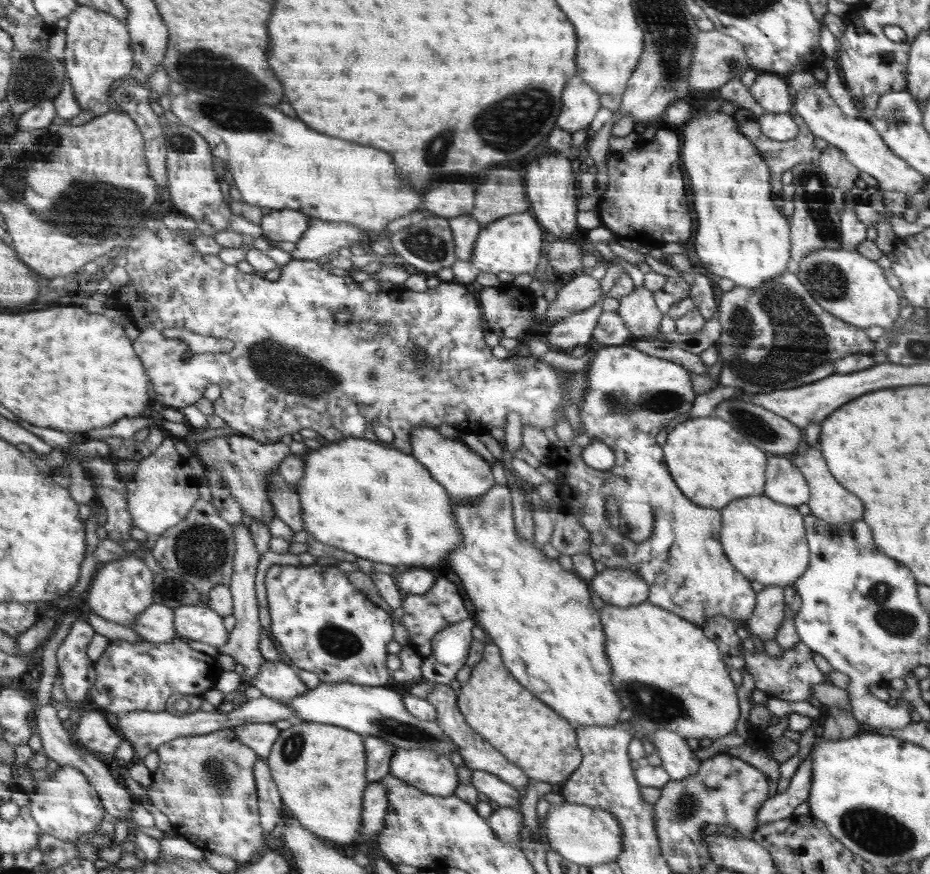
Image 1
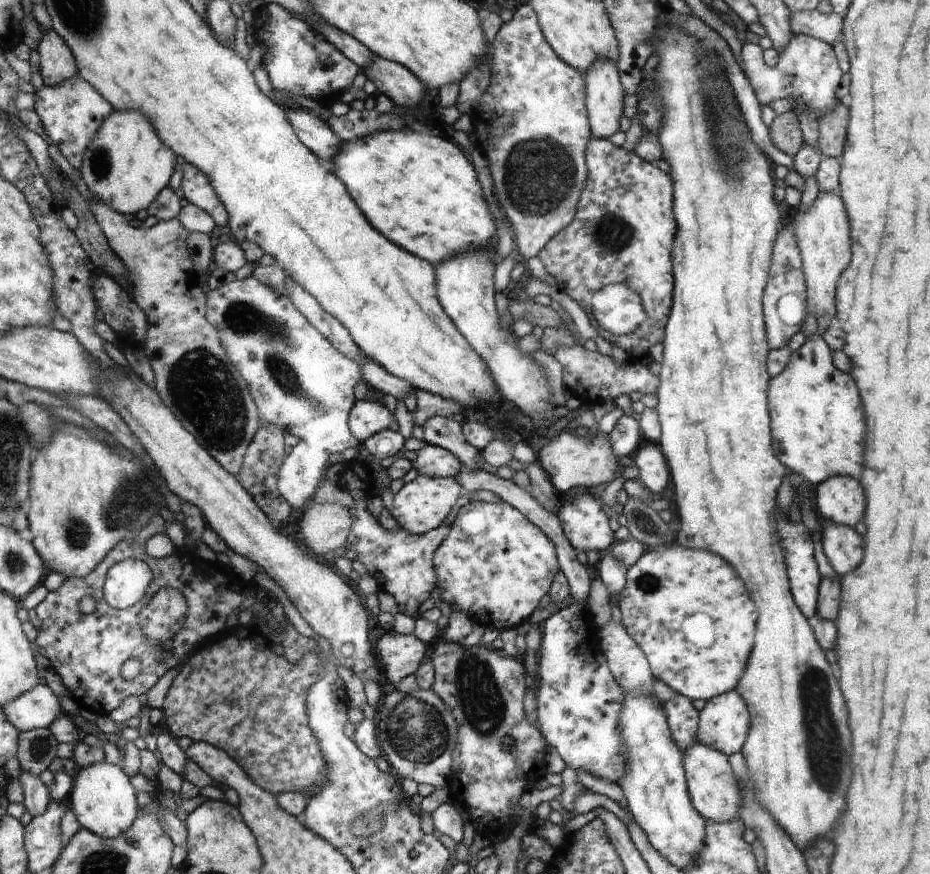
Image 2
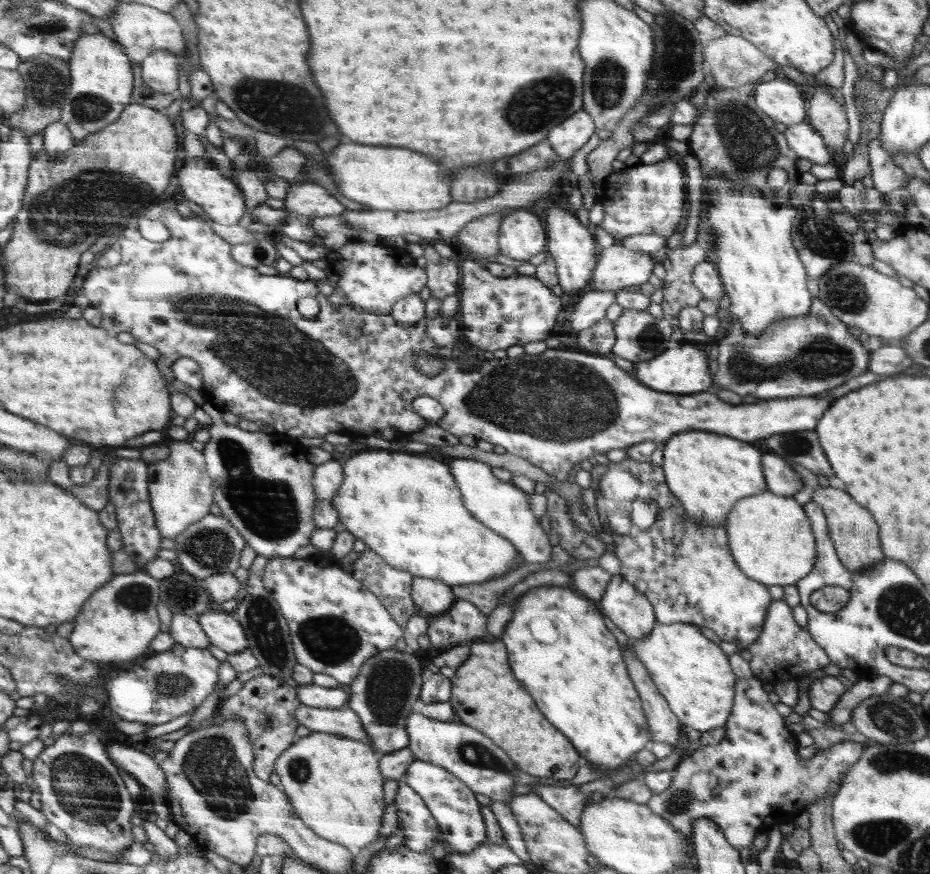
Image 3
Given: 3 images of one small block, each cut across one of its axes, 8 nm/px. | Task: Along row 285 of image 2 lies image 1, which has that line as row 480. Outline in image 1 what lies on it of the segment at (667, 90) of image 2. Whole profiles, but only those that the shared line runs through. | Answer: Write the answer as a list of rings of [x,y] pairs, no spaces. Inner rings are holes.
[[[712,415],[692,418],[688,422],[678,421],[670,430],[663,446],[667,467],[675,482],[680,482],[680,491],[684,490],[684,495],[692,502],[724,508],[736,498],[762,495],[768,458],[728,422]]]

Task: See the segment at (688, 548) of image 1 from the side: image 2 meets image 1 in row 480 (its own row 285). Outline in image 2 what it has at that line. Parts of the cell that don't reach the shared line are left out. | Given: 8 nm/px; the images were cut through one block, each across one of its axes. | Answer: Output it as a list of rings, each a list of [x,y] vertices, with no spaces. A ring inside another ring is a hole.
[[[591,138],[586,146],[585,162],[590,178],[580,195],[574,220],[538,254],[544,265],[543,272],[549,273],[559,290],[566,292],[582,308],[590,308],[590,296],[594,294],[593,314],[604,329],[596,328],[596,332],[612,344],[618,354],[627,359],[632,353],[641,352],[649,357],[650,348],[663,343],[672,308],[672,288],[675,288],[670,260],[676,234],[672,212],[674,186],[670,176],[660,168],[652,166],[650,161],[638,157],[632,150],[624,150],[624,146],[616,148],[607,139]],[[610,332],[614,335],[634,333],[638,340],[636,344],[626,344],[624,336],[612,336]]]

